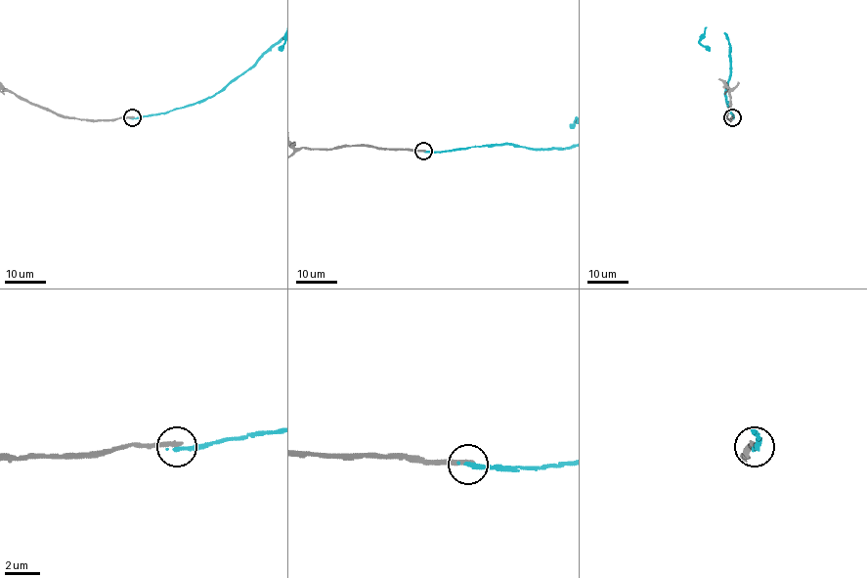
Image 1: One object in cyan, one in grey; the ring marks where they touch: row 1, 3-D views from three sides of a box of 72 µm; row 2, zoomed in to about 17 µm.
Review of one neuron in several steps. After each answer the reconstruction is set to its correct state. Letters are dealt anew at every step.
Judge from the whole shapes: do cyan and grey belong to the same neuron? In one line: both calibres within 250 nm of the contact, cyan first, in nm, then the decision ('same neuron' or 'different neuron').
240 nm thick on the cyan side, 300 nm on the other; different neuron

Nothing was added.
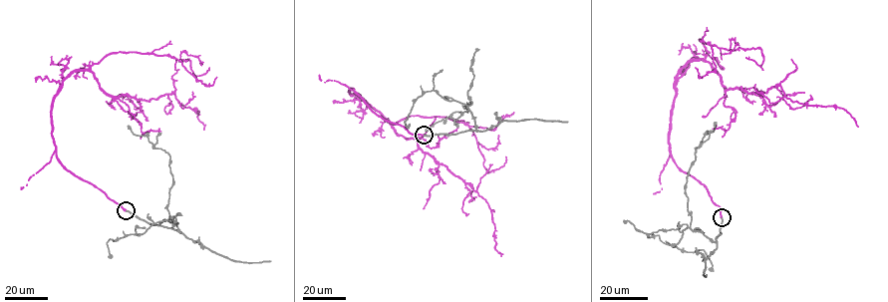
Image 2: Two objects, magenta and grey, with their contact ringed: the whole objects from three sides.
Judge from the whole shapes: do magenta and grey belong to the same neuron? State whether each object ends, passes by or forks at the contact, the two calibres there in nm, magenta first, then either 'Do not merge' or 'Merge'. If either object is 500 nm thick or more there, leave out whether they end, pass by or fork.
At the ring magenta ends. At the ring grey ends. Thickness 480 nm (magenta) against 200 nm. Merge

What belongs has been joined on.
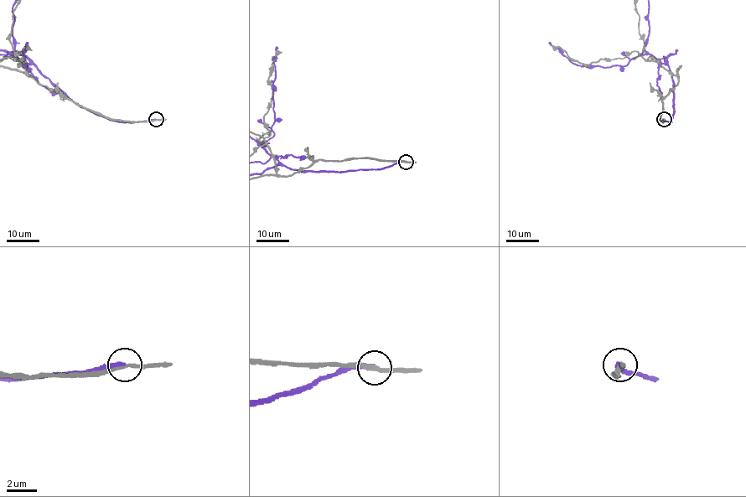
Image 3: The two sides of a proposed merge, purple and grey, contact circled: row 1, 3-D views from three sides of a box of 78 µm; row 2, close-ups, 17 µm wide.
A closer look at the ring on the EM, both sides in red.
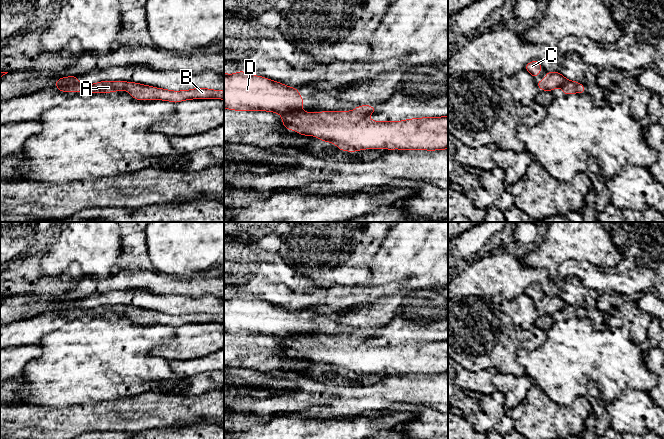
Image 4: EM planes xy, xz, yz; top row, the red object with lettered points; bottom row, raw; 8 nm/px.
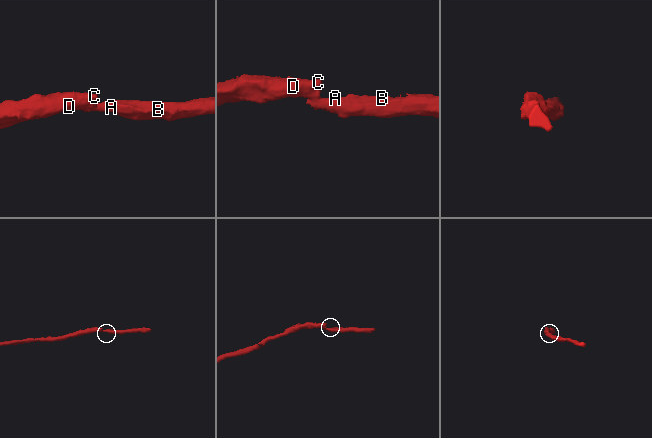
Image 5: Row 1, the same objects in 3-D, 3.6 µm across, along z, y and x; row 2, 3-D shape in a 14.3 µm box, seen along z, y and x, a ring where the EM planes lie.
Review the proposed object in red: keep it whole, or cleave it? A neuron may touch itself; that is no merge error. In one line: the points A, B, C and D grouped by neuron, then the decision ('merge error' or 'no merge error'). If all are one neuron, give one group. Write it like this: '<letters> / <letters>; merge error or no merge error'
A B / C D; merge error

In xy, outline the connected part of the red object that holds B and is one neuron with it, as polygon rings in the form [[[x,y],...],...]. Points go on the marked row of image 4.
[[[102,81],[95,84],[81,84],[59,86],[60,92],[92,92],[108,93],[127,90],[135,100],[165,100],[178,103],[191,99],[223,99],[224,90],[211,90],[208,88],[194,88],[191,90],[171,91],[163,88],[155,88],[134,82],[125,81]]]

